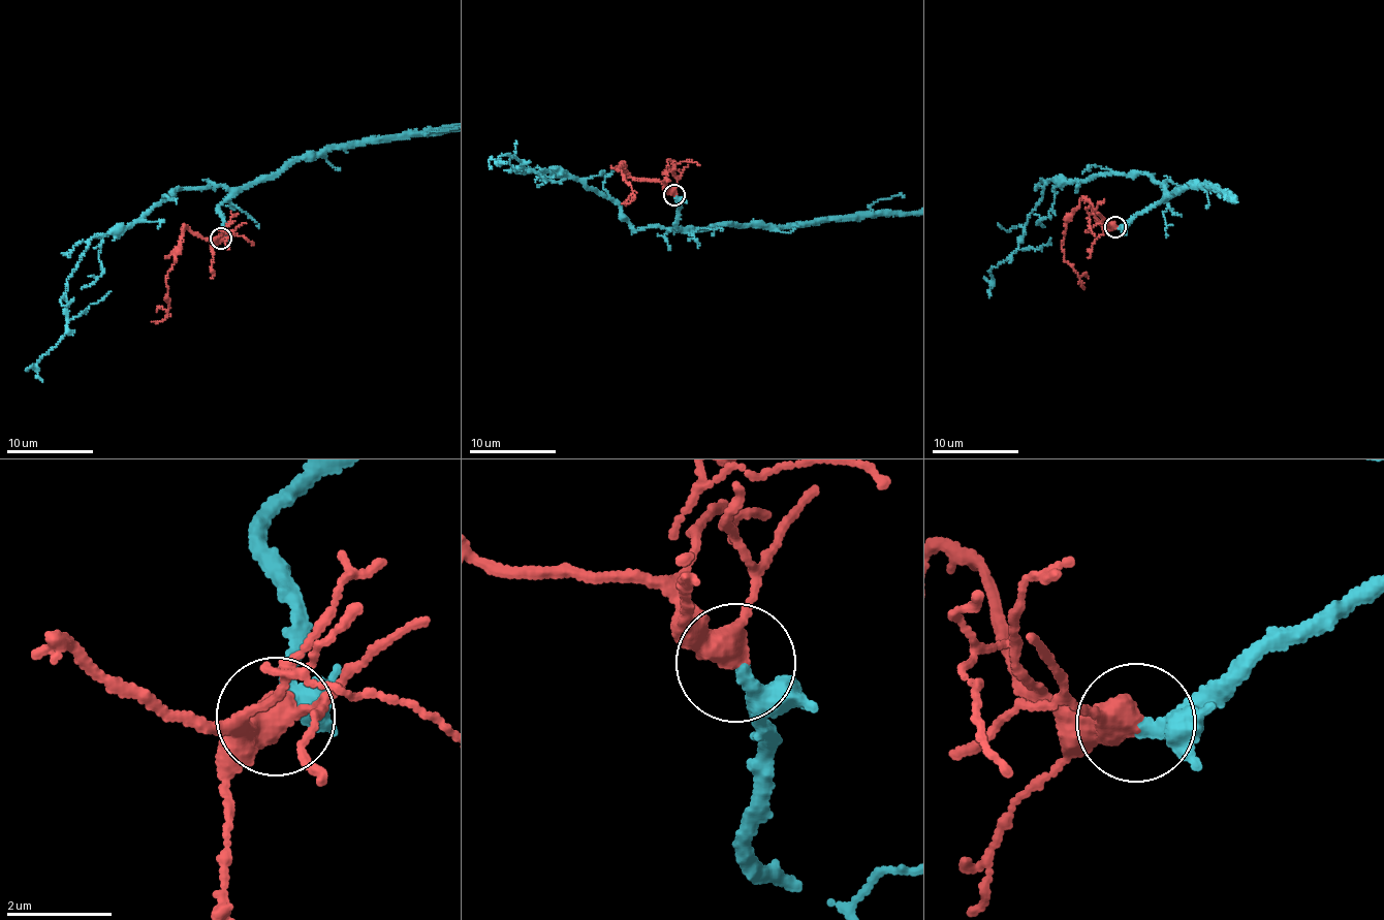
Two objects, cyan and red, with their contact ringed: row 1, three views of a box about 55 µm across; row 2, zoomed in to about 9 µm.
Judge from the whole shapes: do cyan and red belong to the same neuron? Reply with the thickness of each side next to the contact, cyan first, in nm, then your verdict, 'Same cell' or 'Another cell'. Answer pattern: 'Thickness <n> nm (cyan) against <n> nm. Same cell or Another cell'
Thickness 360 nm (cyan) against 480 nm. Same cell

